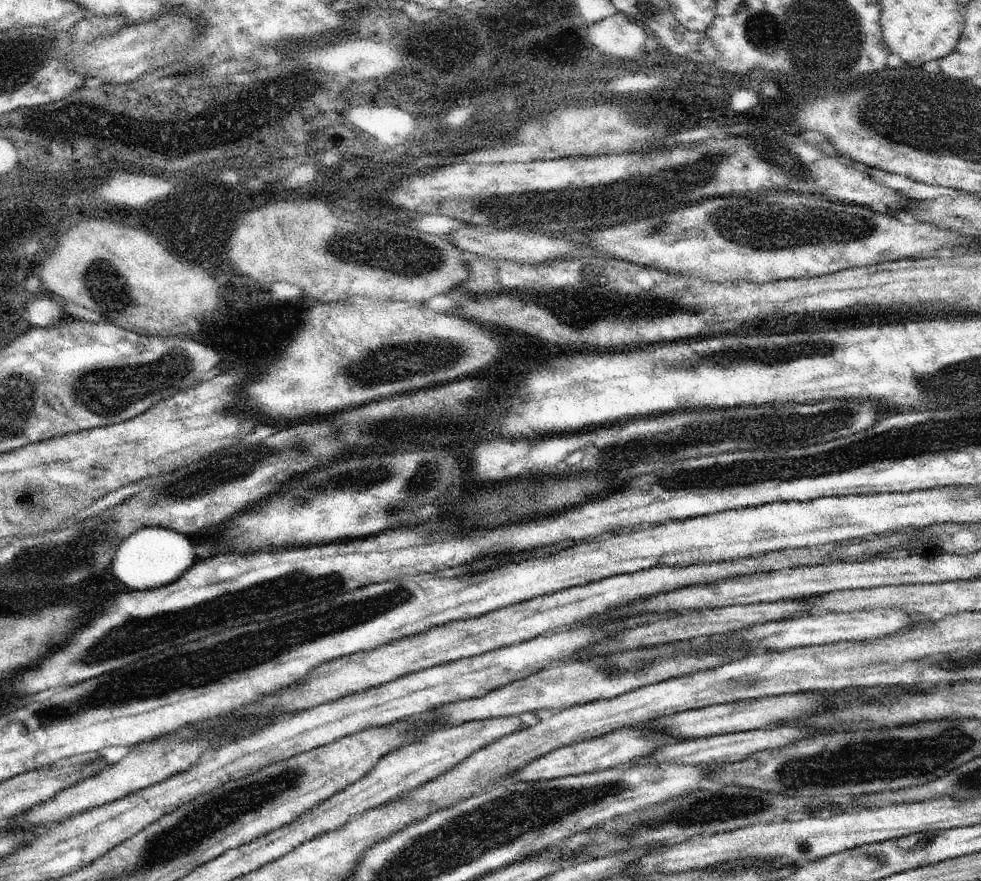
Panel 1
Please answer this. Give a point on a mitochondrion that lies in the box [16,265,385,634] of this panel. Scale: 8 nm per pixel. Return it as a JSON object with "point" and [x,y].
{"point":[108,392]}

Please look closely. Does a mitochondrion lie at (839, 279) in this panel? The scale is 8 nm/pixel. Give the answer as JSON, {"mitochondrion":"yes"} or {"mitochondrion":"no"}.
{"mitochondrion":"no"}

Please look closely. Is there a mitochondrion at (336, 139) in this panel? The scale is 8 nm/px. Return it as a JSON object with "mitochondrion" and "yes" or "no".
{"mitochondrion":"no"}

